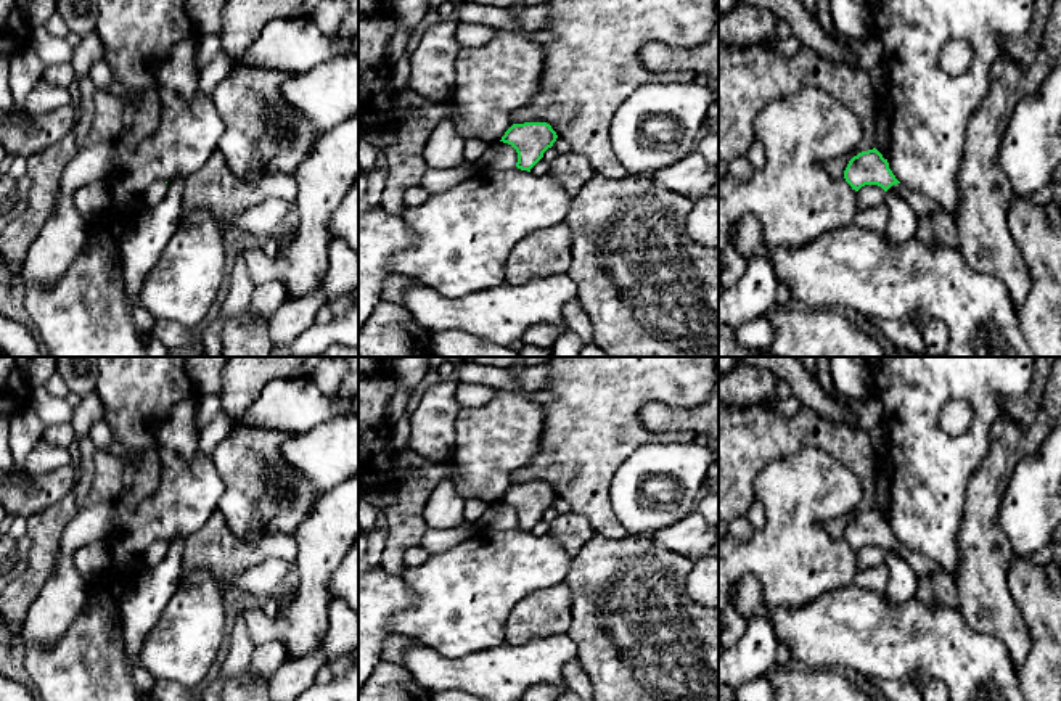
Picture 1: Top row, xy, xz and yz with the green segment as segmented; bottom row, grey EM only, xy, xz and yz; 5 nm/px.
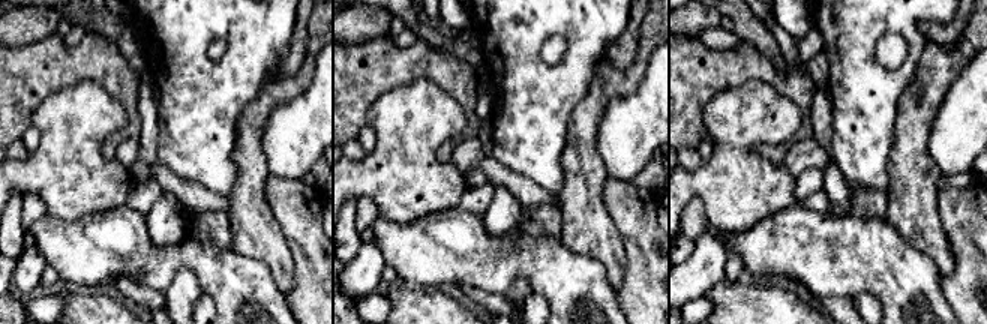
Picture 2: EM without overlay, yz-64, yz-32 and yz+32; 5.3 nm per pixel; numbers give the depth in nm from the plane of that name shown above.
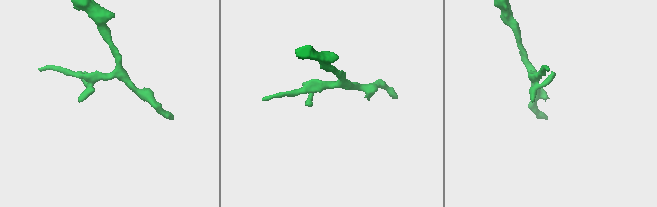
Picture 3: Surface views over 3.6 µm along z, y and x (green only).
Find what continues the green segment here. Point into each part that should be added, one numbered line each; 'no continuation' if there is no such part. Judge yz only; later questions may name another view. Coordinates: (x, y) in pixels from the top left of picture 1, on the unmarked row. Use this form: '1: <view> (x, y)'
1: yz (923, 566)

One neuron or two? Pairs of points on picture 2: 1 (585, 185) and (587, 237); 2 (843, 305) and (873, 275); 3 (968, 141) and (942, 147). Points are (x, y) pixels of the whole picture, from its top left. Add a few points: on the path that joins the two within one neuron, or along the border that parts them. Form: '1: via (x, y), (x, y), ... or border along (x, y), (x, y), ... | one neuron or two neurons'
1: via (585, 198), (585, 224) | one neuron
2: border along (821, 296), (851, 297) | two neurons
3: via (962, 141), (948, 143) | one neuron

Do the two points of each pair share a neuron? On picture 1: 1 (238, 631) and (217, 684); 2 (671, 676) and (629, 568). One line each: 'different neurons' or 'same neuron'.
1: same neuron
2: same neuron

